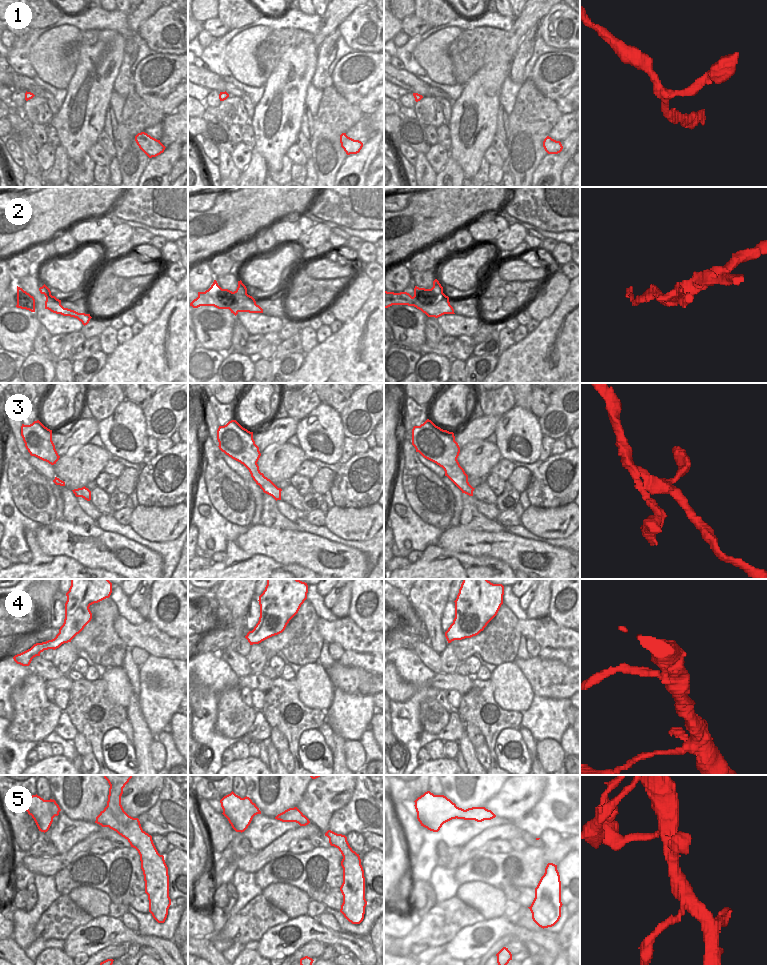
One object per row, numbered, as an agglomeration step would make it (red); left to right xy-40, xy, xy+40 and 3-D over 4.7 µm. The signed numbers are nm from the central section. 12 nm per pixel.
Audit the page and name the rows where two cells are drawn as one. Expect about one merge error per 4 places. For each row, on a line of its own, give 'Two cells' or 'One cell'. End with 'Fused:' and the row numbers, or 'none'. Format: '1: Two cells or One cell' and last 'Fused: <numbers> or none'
1: One cell
2: Two cells
3: One cell
4: One cell
5: One cell
Fused: 2.

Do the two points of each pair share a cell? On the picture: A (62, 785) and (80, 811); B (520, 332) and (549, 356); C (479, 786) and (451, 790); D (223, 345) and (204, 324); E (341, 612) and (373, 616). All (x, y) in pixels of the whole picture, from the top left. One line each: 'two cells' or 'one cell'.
A: one cell
B: two cells
C: one cell
D: one cell
E: two cells

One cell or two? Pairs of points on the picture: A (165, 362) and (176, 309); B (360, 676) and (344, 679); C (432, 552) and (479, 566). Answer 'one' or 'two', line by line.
A: one
B: one
C: one

